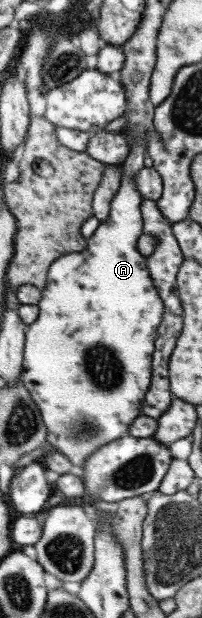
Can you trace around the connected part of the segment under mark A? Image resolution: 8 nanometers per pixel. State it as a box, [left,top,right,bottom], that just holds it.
[20,127,163,469]

